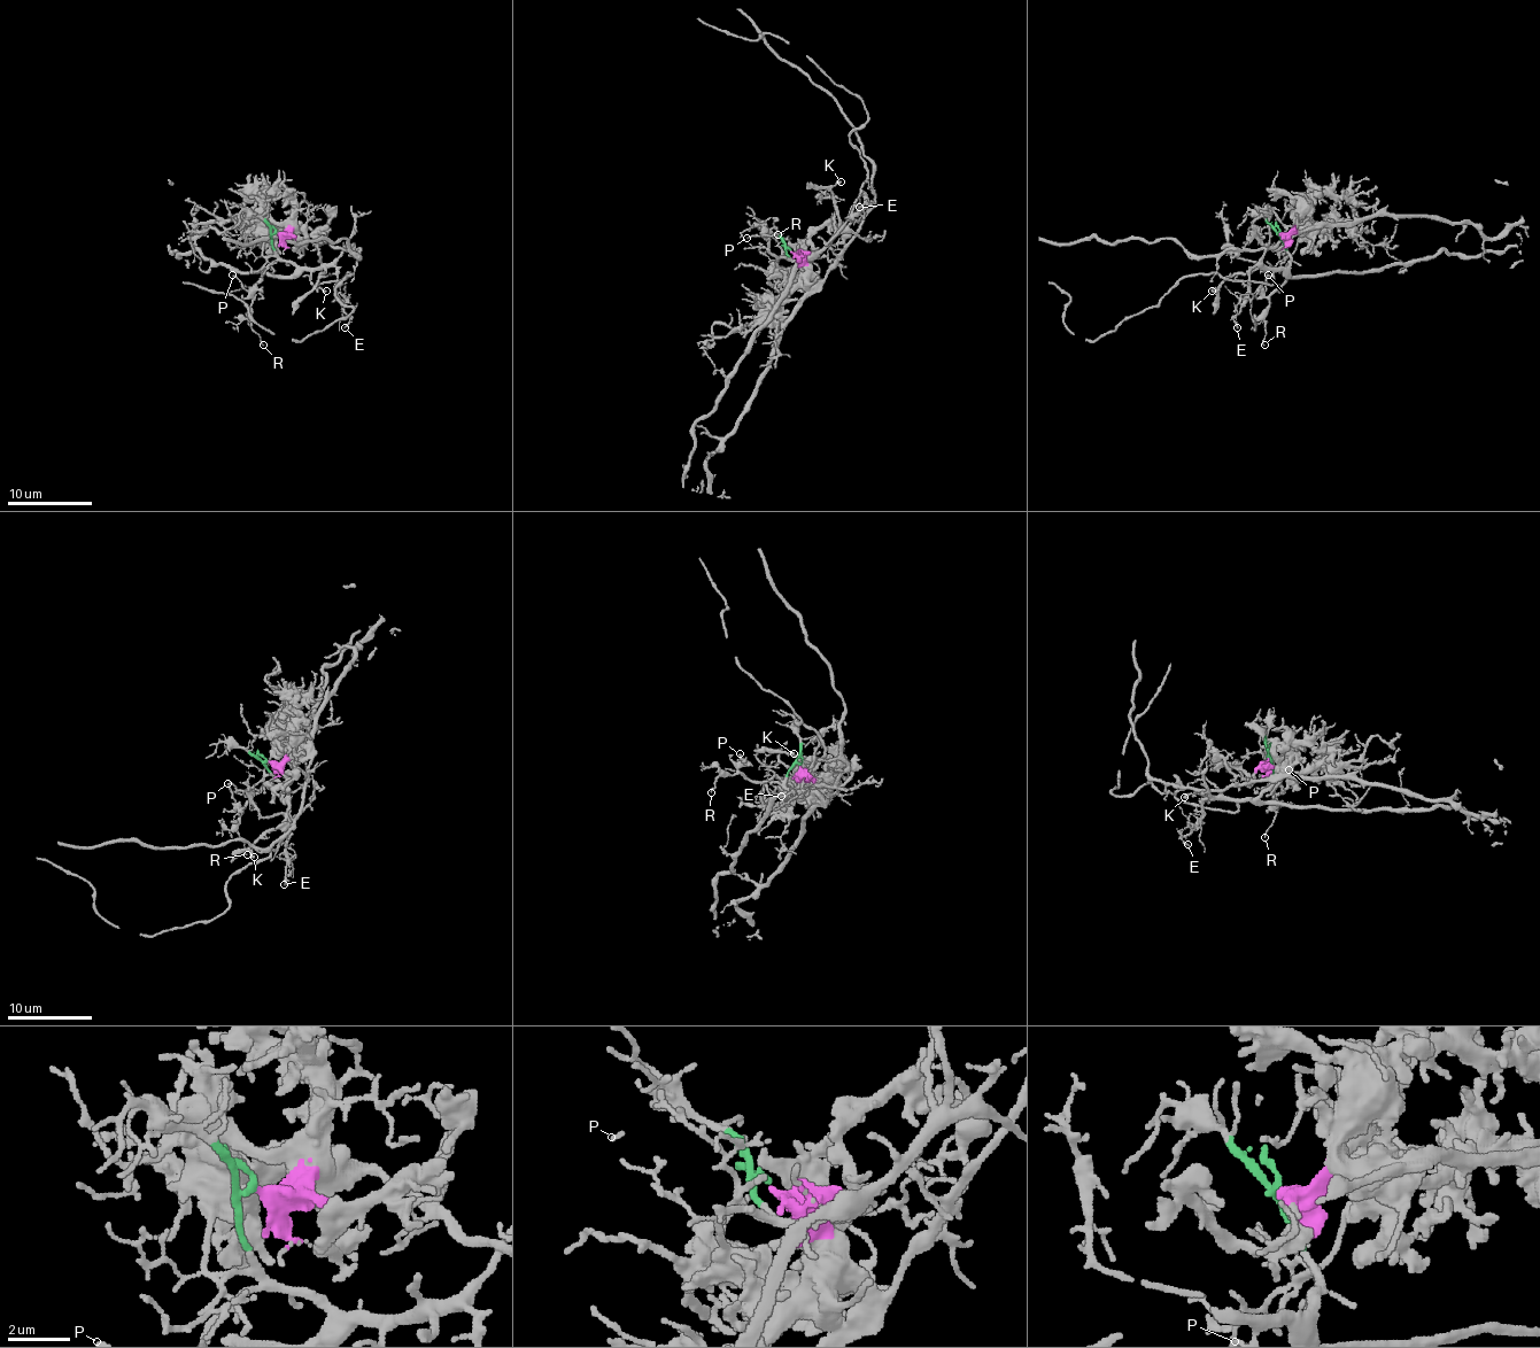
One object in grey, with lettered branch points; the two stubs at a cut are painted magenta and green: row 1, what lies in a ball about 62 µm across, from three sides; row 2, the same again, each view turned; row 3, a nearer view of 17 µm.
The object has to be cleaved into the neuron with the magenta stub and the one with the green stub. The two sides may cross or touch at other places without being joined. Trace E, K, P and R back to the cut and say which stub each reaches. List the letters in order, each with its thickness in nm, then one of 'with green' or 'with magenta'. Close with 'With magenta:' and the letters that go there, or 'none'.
E: calibre 150 nm; with green
K: calibre 180 nm; with green
P: calibre 120 nm; with green
R: calibre 110 nm; with green
With magenta: none

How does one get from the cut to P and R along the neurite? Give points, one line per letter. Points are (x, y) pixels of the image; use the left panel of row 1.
P: (276, 232), (271, 237), (273, 262), (254, 285), (254, 294), (233, 274)
R: (276, 232), (271, 237), (273, 262), (254, 287), (248, 317), (248, 325), (263, 345)

